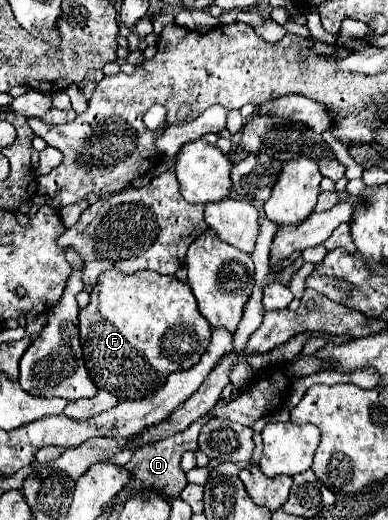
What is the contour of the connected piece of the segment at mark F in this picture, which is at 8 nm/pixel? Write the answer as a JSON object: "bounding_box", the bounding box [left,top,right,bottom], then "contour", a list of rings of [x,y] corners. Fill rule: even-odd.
{"bounding_box":[79,270,211,400],"contour":[[[109,270],[101,274],[91,290],[91,302],[79,312],[79,330],[83,358],[91,378],[99,382],[99,388],[113,390],[113,394],[119,394],[123,400],[143,398],[145,394],[161,388],[169,372],[195,366],[211,340],[211,326],[201,316],[189,286],[175,276],[163,276],[153,270],[141,270],[135,274]]]}

